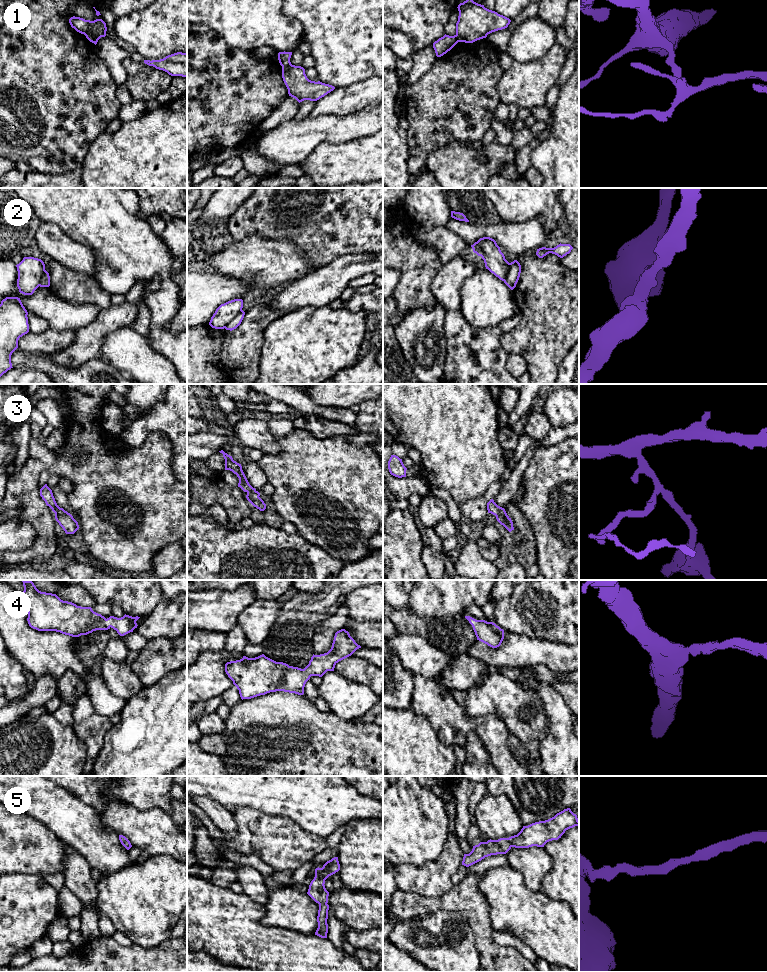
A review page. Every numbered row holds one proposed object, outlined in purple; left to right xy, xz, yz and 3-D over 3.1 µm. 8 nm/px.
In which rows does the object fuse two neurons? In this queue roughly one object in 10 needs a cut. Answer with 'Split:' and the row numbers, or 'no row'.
Split: 1, 2

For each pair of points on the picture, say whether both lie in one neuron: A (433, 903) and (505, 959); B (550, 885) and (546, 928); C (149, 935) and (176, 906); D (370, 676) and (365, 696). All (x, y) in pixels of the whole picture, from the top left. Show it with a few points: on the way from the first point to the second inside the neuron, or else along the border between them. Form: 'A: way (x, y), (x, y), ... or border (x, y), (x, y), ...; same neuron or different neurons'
A: way (454, 903), (460, 903), (480, 923), (484, 939); same neuron
B: border (542, 890), (550, 898), (563, 901), (568, 905); different neurons
C: way (154, 928), (169, 913); same neuron
D: border (345, 677), (367, 685), (372, 691); different neurons

